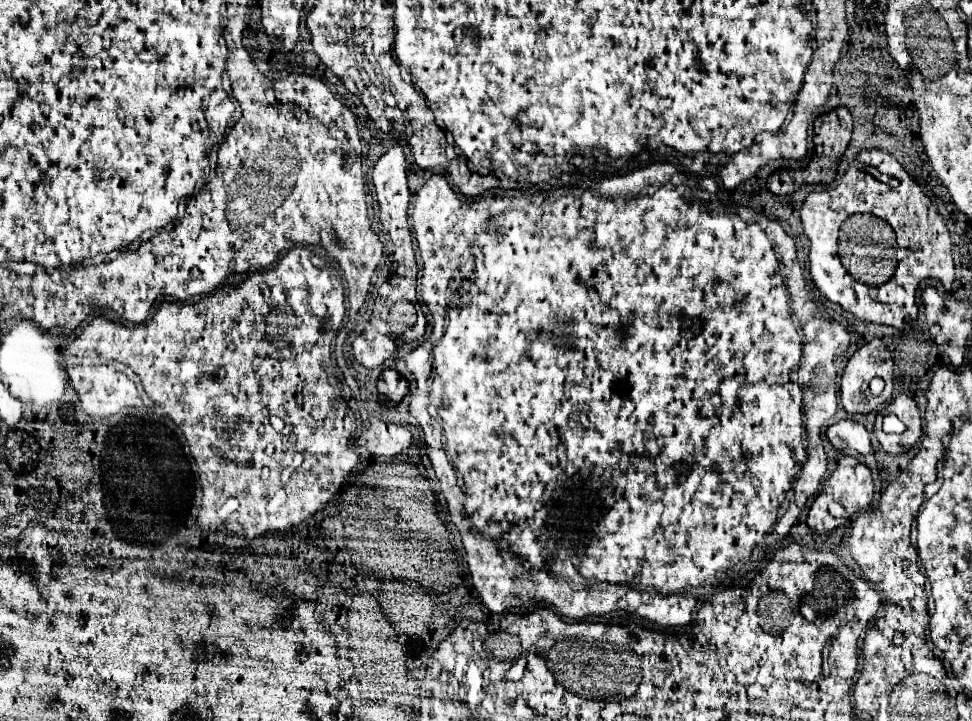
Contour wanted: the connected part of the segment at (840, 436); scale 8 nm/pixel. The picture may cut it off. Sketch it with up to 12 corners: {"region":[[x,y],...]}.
{"region":[[840,421],[826,431],[834,449],[870,453],[862,423]]}

